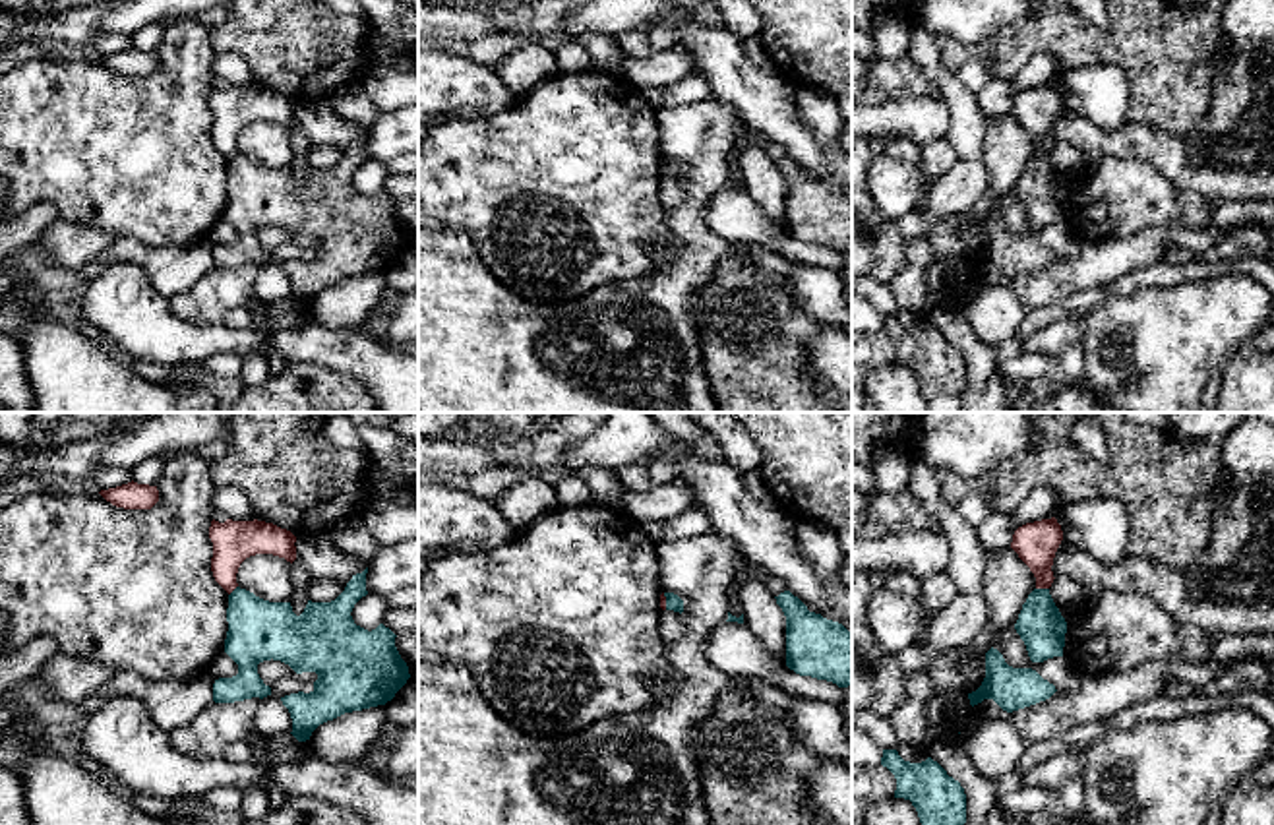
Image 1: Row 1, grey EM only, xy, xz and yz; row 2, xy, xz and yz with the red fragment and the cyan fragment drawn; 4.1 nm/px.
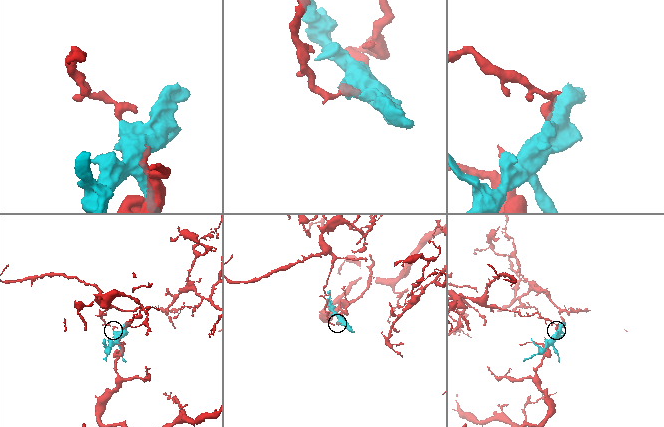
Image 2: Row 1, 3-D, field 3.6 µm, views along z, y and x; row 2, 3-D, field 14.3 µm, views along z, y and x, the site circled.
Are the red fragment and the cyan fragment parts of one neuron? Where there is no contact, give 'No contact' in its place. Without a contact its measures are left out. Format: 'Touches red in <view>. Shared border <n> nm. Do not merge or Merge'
Touches red in yz. Shared border 60 nm. Do not merge

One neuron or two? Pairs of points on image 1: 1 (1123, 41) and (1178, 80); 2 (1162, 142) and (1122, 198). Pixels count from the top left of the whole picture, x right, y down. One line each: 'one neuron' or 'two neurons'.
1: one neuron
2: two neurons

